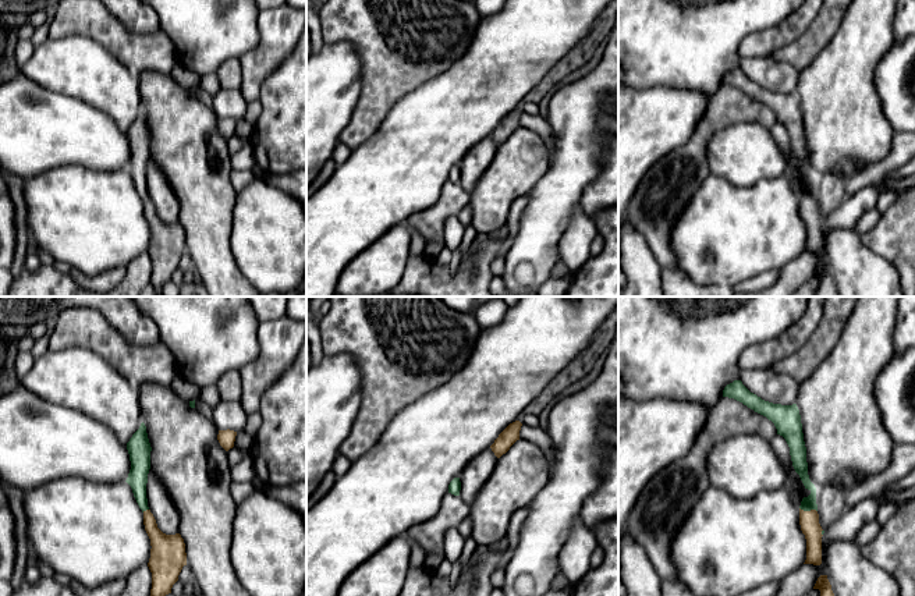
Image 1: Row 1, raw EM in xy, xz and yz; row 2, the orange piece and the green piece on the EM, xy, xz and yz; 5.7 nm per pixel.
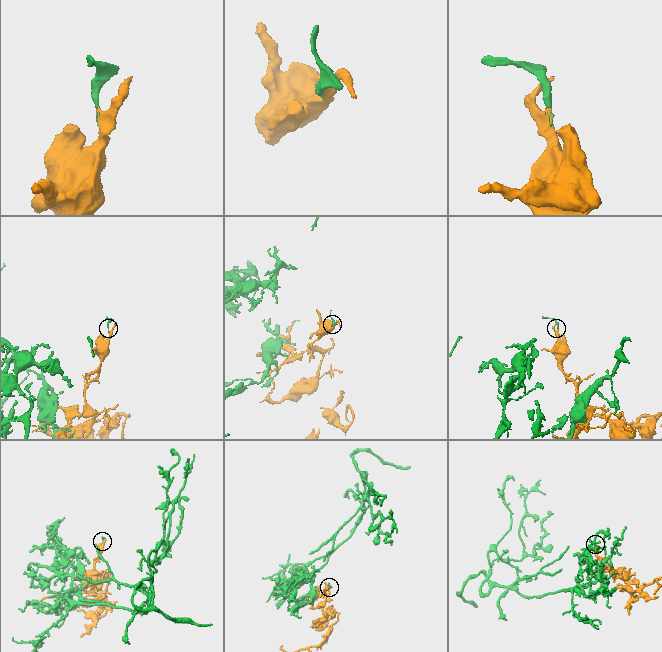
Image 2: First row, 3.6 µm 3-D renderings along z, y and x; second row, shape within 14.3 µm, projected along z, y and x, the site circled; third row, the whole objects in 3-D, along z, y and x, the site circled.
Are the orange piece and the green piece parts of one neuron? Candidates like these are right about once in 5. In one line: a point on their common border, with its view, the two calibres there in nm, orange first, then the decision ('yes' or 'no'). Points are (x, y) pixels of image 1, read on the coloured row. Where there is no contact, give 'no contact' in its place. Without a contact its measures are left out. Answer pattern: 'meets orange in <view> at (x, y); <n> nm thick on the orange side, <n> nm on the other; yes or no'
meets orange in yz at (808, 511); 110 nm thick on the orange side, 80 nm on the other; no

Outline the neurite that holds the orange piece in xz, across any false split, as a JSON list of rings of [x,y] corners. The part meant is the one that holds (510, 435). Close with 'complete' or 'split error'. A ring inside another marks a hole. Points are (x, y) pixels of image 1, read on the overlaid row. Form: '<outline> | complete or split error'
[[[515,421],[510,423],[494,440],[494,443],[490,446],[492,451],[497,458],[500,458],[503,454],[506,454],[510,447],[519,440],[519,430],[522,423],[519,421]]] | complete

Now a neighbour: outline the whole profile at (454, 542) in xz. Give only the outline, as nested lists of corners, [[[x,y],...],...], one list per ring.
[[[450,528],[444,535],[444,556],[446,560],[455,563],[462,553],[465,539],[457,528]]]

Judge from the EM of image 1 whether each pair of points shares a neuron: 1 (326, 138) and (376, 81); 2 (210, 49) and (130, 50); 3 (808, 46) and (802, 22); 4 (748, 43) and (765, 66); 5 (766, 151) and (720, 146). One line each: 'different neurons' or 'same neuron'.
1: different neurons
2: different neurons
3: different neurons
4: different neurons
5: same neuron

